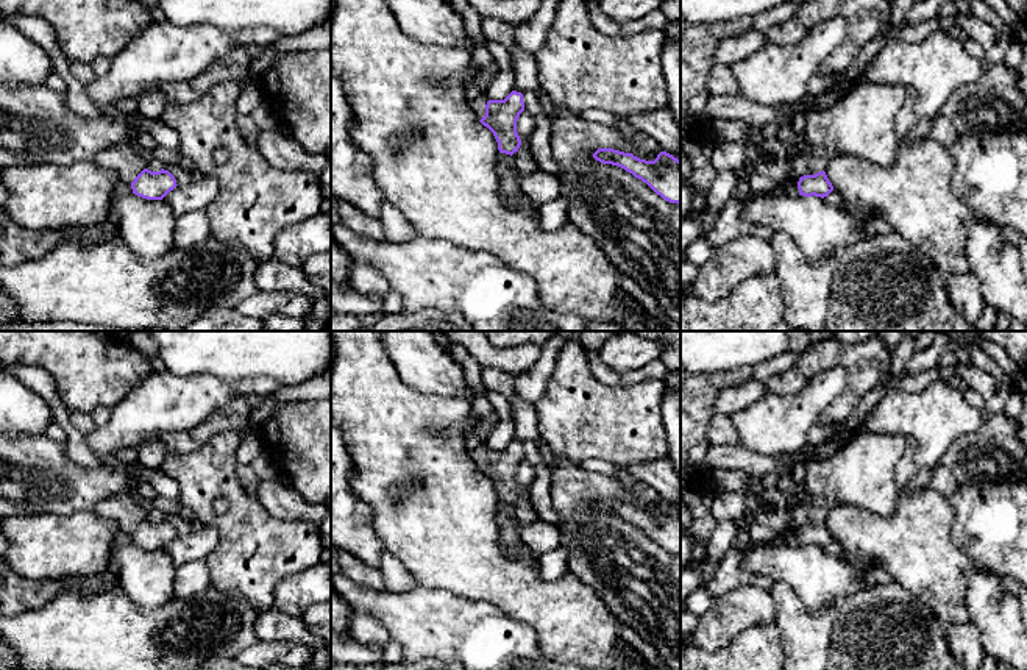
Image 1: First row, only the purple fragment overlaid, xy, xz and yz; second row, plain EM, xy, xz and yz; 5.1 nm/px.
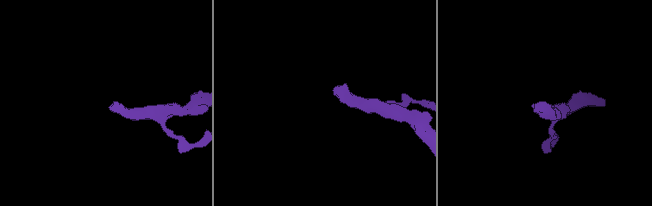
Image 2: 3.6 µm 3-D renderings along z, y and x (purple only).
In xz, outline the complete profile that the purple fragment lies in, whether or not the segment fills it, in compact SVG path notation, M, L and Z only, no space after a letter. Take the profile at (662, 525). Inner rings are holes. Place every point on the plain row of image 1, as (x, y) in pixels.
M598 498L593 508L602 514L624 519L646 533L663 550L681 554L681 511L673 504L660 501L654 511L646 511L632 503Z

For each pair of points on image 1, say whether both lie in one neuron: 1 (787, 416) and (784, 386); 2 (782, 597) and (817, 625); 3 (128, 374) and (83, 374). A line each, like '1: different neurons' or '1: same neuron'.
1: different neurons
2: same neuron
3: same neuron

